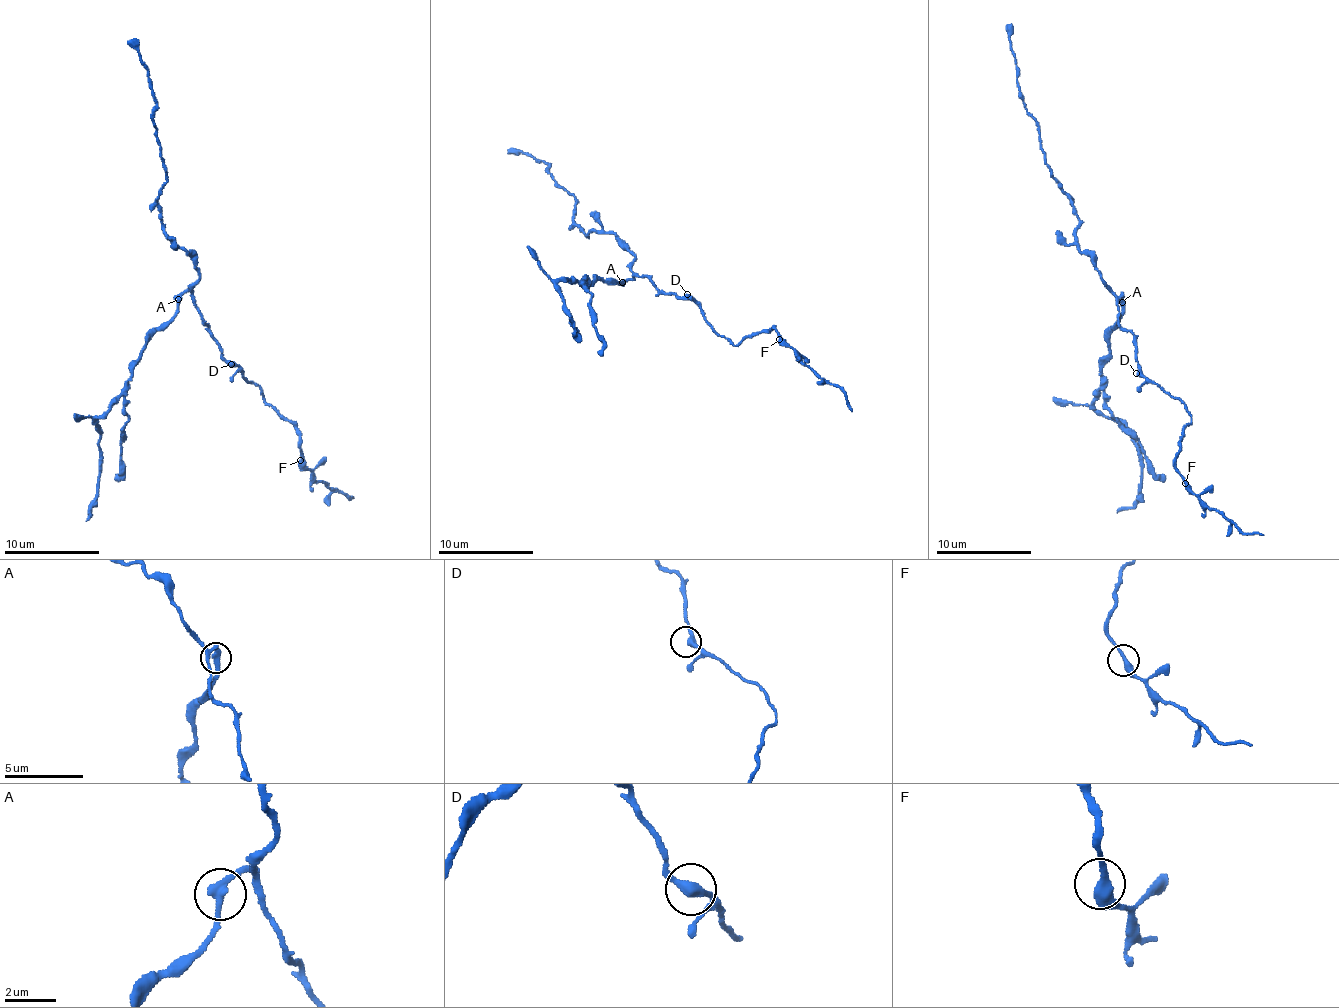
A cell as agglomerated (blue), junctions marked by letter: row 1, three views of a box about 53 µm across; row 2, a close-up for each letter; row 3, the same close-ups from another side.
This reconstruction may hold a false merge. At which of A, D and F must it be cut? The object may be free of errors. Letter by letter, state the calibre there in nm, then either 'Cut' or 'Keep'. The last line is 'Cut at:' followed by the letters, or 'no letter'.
A: Thickness 320 nm. Cut
D: Thickness 360 nm. Keep
F: Thickness 360 nm. Keep
Cut at: A

